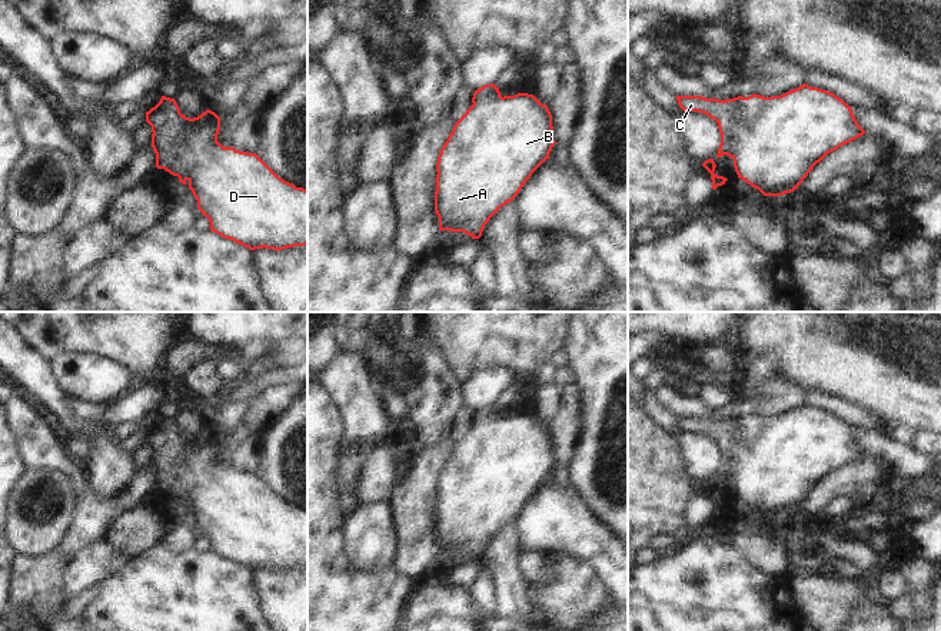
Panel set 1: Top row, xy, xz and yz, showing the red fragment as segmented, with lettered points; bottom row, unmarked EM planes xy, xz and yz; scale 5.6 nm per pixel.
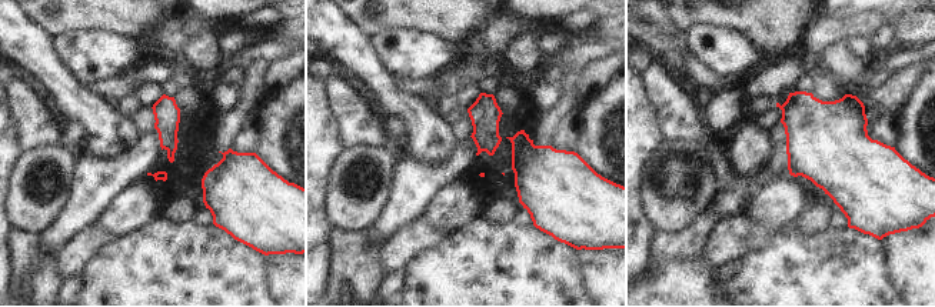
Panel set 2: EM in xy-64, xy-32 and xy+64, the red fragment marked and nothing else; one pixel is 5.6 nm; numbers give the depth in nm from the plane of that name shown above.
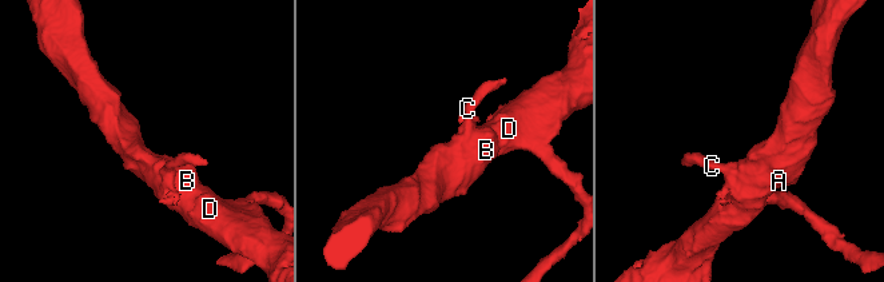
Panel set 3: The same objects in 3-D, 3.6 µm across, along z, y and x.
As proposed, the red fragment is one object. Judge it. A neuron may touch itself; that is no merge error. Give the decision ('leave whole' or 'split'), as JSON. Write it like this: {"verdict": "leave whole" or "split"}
{"verdict": "leave whole"}

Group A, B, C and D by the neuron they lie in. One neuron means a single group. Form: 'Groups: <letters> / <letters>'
Groups: A B C D

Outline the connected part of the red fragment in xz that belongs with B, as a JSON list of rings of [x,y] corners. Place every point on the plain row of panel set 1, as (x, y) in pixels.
[[[492,403],[475,411],[472,424],[438,476],[435,532],[439,552],[463,552],[479,559],[489,539],[512,522],[532,494],[549,479],[556,462],[552,458],[552,435],[533,415],[502,418]]]

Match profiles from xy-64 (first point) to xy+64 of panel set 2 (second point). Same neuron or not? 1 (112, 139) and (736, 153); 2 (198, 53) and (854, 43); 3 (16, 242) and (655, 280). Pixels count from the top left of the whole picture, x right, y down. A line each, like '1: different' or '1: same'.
1: same
2: different
3: different

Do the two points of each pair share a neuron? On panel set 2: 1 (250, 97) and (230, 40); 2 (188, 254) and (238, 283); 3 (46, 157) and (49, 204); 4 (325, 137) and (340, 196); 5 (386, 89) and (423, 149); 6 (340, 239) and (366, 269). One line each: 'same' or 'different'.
1: different
2: same
3: same
4: different
5: same
6: same

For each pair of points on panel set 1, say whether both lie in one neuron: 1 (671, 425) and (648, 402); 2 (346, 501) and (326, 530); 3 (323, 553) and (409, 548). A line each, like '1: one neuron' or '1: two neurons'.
1: one neuron
2: two neurons
3: two neurons

